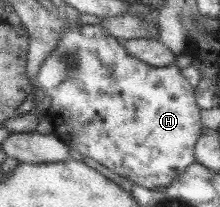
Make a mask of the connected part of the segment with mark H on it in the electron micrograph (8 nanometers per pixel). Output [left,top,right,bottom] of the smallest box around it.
[36,24,204,190]

